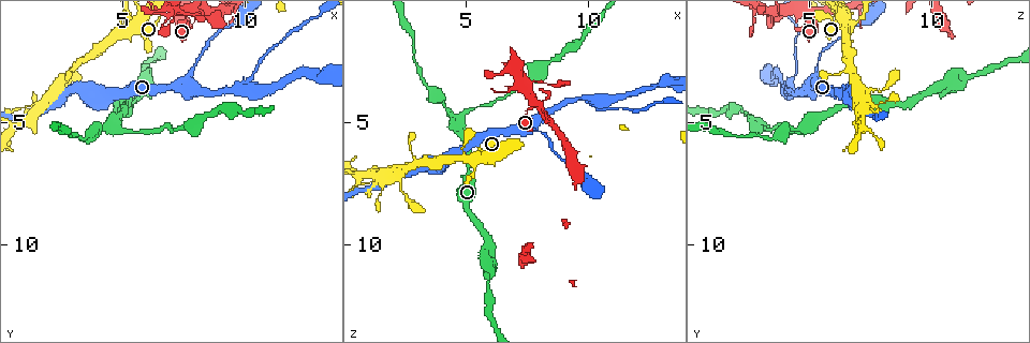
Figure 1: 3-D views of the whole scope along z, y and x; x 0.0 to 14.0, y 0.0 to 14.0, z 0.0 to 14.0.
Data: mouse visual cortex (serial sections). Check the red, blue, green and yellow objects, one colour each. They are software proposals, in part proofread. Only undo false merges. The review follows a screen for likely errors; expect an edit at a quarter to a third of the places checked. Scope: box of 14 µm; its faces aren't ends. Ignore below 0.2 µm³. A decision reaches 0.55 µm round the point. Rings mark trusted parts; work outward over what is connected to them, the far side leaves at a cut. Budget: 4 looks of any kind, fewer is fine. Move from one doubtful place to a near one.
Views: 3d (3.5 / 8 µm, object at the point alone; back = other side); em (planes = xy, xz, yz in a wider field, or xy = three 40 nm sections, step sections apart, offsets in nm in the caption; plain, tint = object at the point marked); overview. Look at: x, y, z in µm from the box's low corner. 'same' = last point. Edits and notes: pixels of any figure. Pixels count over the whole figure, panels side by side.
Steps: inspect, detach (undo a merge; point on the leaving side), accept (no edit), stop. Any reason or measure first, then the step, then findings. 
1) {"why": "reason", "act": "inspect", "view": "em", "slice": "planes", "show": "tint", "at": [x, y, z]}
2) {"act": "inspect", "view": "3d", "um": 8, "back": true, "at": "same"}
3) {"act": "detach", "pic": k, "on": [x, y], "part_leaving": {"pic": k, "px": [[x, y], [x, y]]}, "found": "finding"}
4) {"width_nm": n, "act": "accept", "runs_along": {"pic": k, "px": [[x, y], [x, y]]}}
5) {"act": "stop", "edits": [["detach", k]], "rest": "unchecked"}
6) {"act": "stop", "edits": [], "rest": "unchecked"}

{"why": "narrows sharply", "act": "inspect", "view": "3d", "um": 3.5, "back": true, "at": [5.2, 1.2, 6.6]}

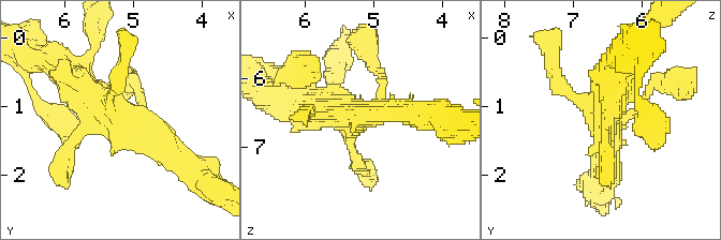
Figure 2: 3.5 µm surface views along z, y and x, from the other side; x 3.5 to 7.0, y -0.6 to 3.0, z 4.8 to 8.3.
{"why": "need the tissue", "act": "inspect", "view": "em", "slice": "xy", "step": 5, "show": "tint", "at": [5.30, 1.05, 6.55]}

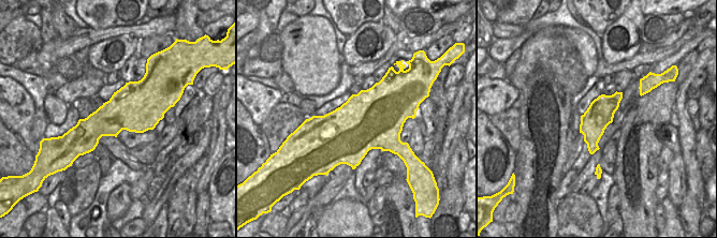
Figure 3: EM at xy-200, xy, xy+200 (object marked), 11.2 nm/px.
{"act": "accept", "runs_along": {"pic": 2, "px": [[60, 65], [172, 151]]}, "found": "one cell here"}

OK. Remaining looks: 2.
{"act": "inspect", "view": "em", "slice": "xy", "step": 1, "show": "tint", "at": [7.4, 3.5, 5.3]}

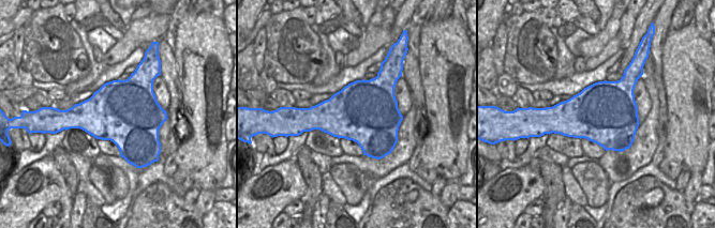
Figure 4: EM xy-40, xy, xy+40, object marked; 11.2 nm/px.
{"why": "wider look", "act": "inspect", "view": "3d", "um": 3.5, "at": "same"}

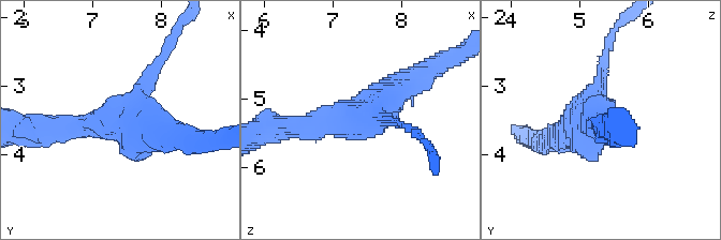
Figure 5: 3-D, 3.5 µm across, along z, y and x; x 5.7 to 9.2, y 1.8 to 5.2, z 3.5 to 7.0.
{"arms": 3, "arm_widths_nm": [150, 300, 350], "act": "accept", "runs_along": {"pic": 5, "px": [[302, 125], [365, 117], [427, 70]]}, "found": "all the same cell"}

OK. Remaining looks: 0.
{"act": "stop", "edits": [], "rest": "unchecked"}

